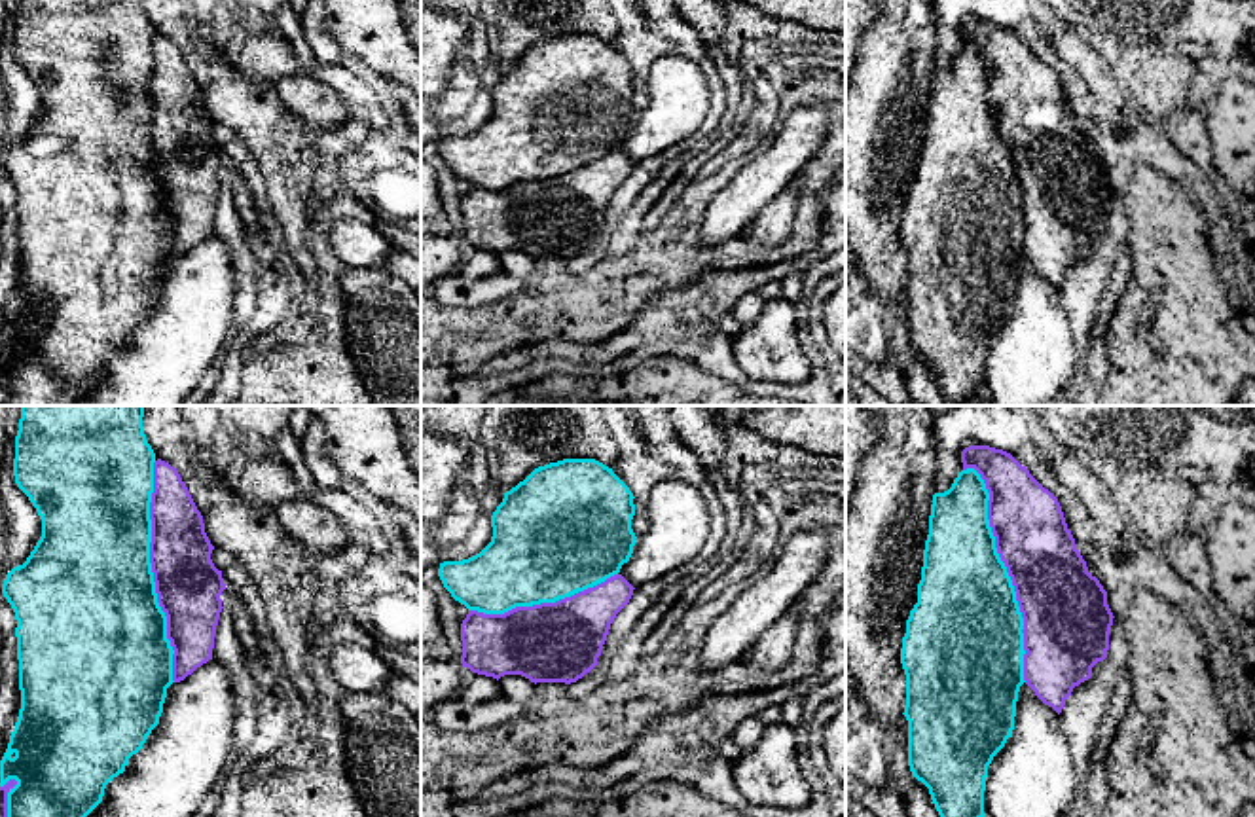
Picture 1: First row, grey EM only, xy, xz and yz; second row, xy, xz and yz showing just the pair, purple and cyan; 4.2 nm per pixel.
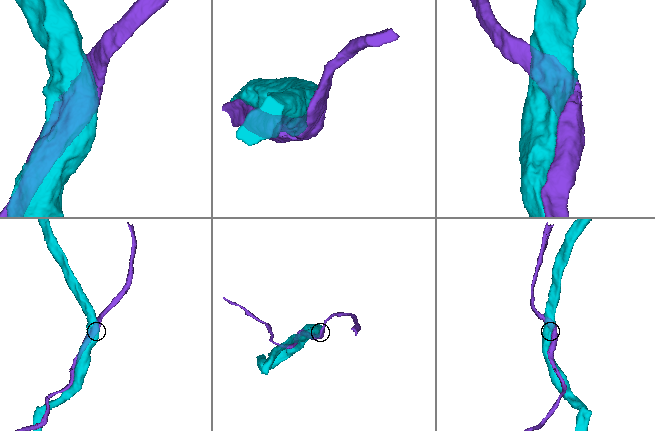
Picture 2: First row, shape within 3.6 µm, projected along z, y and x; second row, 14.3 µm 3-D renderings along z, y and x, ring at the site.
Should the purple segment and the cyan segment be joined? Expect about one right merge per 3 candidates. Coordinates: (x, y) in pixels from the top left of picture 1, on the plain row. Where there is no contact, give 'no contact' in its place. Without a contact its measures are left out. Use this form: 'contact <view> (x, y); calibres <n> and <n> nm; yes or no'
contact yz (1007, 146); calibres 340 and 440 nm; no

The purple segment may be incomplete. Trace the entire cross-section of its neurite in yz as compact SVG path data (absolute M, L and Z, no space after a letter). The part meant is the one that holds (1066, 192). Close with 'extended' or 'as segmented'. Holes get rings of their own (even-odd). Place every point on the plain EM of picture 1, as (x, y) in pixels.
M990 21L965 23L961 38L963 45L974 44L980 49L990 68L990 102L1024 193L1024 256L1060 290L1073 263L1088 256L1092 243L1107 233L1115 193L1107 167L1088 148L1058 74L1026 42L1010 28Z | as segmented

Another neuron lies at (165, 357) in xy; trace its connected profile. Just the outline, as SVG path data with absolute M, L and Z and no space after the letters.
M216 233L173 258L159 300L80 406L182 406L231 336L235 294L231 256Z

